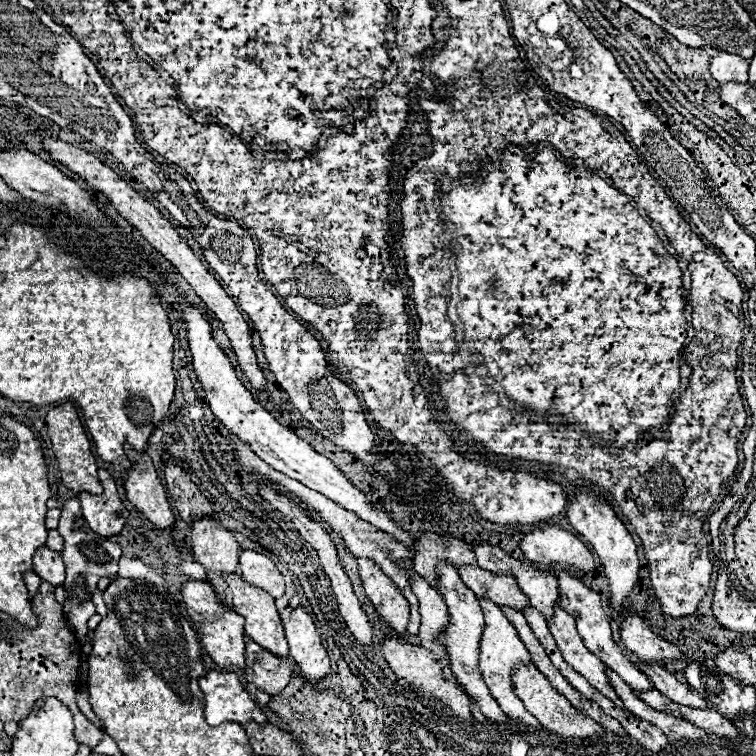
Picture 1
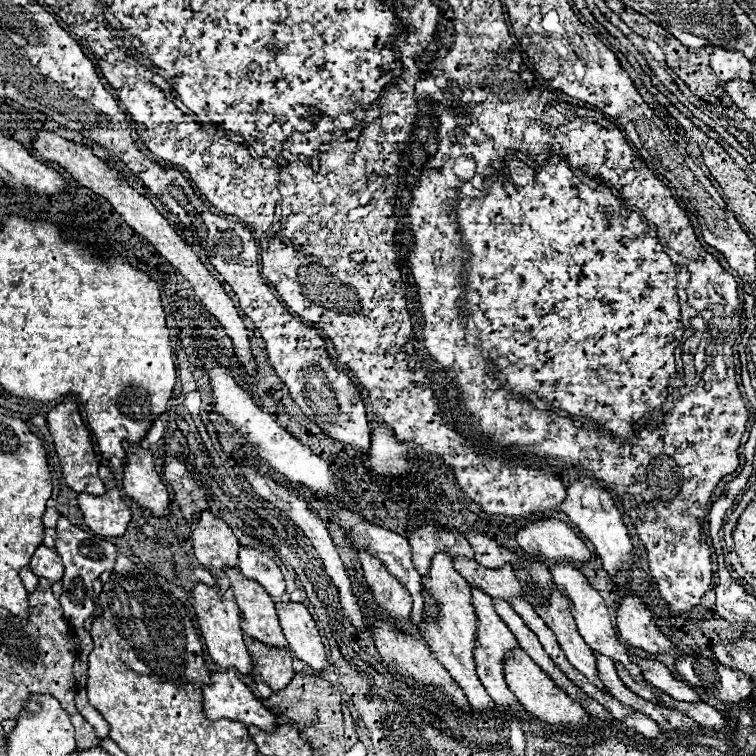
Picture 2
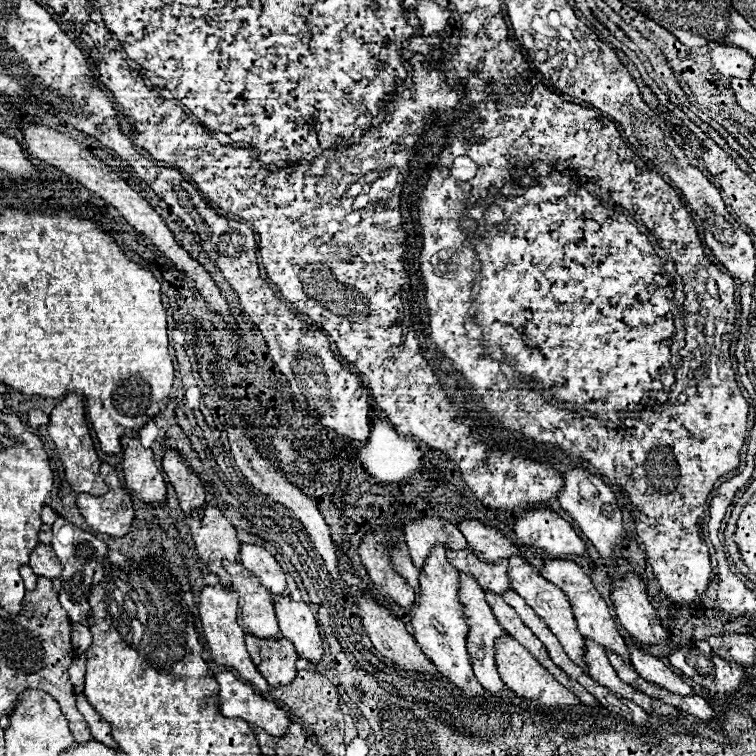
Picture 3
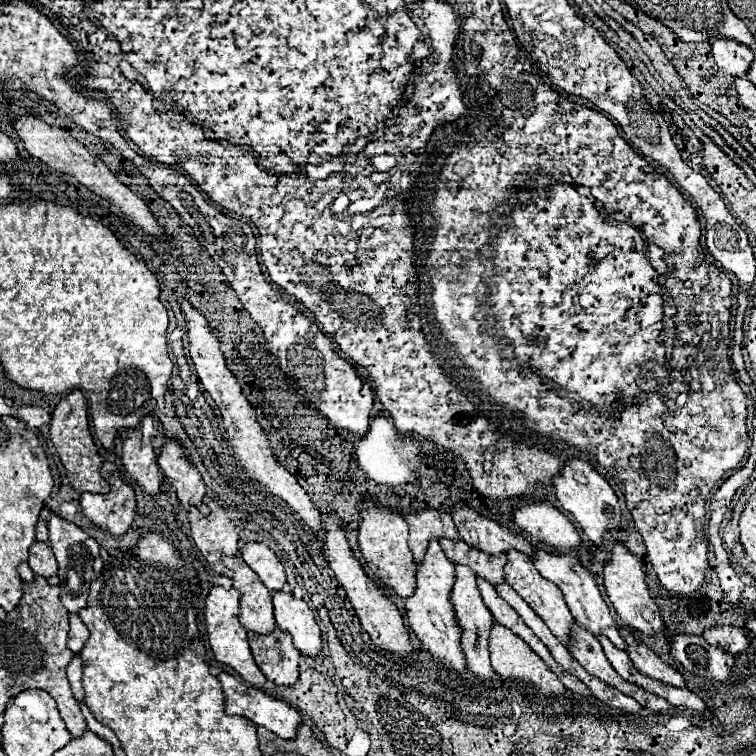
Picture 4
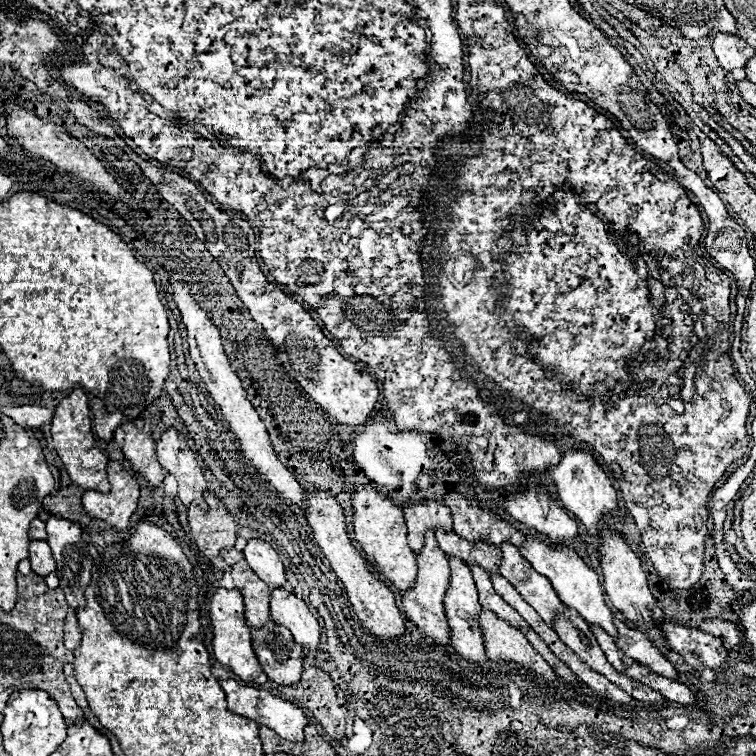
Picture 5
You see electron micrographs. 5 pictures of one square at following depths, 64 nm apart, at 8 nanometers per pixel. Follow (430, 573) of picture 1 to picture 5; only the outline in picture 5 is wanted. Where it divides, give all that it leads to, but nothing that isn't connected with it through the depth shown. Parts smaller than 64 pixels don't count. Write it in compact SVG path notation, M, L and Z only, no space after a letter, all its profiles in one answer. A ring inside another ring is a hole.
M414 500L404 506L404 522L408 530L408 544L414 552L420 552L424 532L430 528L452 530L452 514L444 502L438 500Z

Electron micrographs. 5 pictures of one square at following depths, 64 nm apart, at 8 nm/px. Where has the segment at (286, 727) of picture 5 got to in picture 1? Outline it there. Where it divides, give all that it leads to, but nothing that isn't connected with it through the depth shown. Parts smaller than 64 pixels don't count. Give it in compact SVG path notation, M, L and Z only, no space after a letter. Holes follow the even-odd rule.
M210 670L200 678L200 688L204 692L204 716L210 726L220 722L246 724L252 720L256 724L268 724L266 714L250 698L234 672Z

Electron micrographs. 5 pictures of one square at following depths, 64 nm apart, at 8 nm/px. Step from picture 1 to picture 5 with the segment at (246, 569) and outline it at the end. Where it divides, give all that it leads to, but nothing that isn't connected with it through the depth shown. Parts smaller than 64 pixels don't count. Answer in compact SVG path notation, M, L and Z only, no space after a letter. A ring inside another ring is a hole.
M258 538L248 540L244 548L244 556L250 564L250 568L270 586L270 588L280 588L284 586L284 564L280 562L280 556L274 552L274 548Z

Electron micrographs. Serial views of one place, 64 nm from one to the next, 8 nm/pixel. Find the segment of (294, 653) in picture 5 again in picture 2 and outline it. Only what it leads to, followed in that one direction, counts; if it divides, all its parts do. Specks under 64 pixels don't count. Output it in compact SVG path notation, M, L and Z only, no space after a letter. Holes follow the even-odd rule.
M244 636L244 642L252 656L254 674L262 678L274 692L286 688L286 684L290 684L296 674L292 668L294 654L290 648L270 648L250 636Z

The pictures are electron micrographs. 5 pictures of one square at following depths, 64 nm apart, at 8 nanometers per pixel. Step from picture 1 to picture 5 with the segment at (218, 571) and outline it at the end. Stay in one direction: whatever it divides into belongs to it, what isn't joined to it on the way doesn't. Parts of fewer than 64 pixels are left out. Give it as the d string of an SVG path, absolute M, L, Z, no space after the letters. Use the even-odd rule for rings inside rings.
M208 490L204 492L204 500L210 510L204 512L196 502L188 506L188 524L192 536L200 548L200 552L220 570L228 572L228 564L220 556L222 548L232 548L236 542L236 524L226 506L212 496Z

